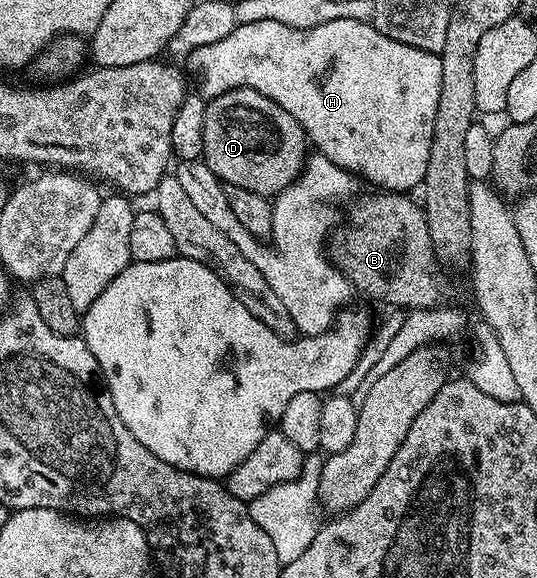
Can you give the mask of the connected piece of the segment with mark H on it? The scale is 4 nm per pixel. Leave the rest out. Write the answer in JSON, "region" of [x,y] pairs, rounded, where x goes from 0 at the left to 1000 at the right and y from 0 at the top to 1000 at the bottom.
{"region":[[[629,31],[622,38],[600,38],[583,48],[549,48],[533,45],[525,38],[466,38],[464,42],[441,42],[439,50],[413,73],[399,73],[391,80],[369,80],[346,99],[346,131],[361,151],[363,164],[380,171],[382,176],[406,170],[417,159],[438,152],[471,152],[480,156],[495,170],[503,170],[533,197],[540,197],[562,218],[568,237],[577,244],[579,254],[594,268],[615,273],[622,287],[637,287],[642,294],[672,313],[687,311],[719,332],[765,334],[765,325],[780,327],[790,315],[793,301],[793,280],[801,280],[801,246],[808,239],[808,197],[816,197],[816,163],[823,163],[823,114],[810,95],[786,93],[775,83],[754,81],[749,73],[723,69],[717,59],[695,50],[685,38],[650,38],[644,31]]]}

